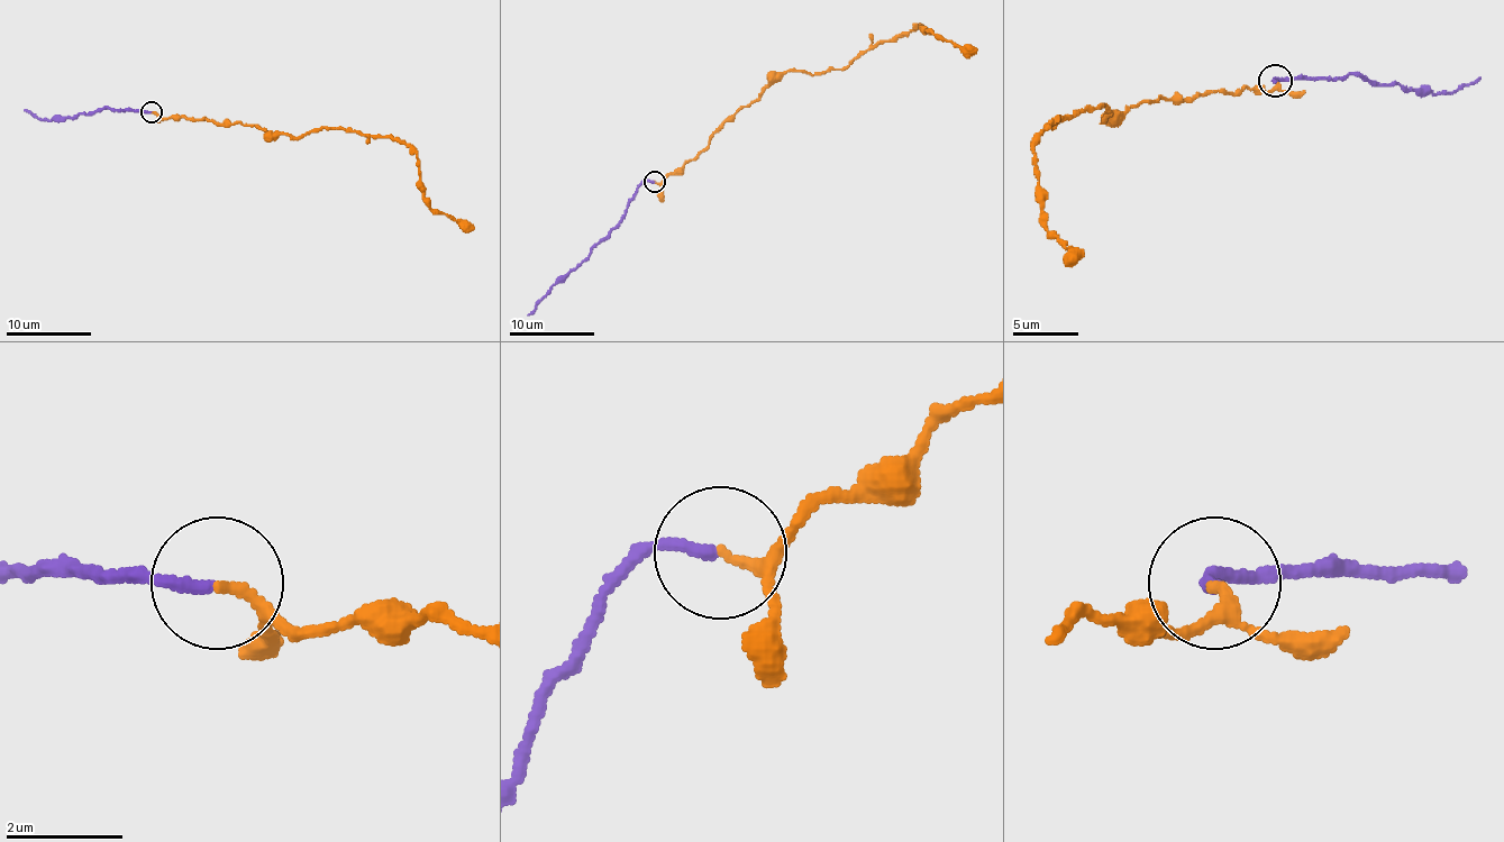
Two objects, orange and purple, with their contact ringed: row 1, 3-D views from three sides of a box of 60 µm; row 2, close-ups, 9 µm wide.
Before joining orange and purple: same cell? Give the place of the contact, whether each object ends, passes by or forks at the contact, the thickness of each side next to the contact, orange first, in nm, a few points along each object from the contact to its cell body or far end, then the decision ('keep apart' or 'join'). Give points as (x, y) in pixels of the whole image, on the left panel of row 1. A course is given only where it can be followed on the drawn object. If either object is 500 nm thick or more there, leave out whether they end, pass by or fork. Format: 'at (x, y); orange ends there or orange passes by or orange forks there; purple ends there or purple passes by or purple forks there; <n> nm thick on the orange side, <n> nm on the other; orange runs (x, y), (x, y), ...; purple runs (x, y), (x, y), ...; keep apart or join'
at (151, 111); orange passes by; purple ends there; 130 nm thick on the orange side, 200 nm on the other; orange runs (151, 111), (161, 118), (255, 124), (303, 137), (322, 128), (391, 137), (417, 156), (425, 202), (474, 228); purple runs (151, 111), (103, 107), (72, 118), (39, 119), (25, 109); keep apart

